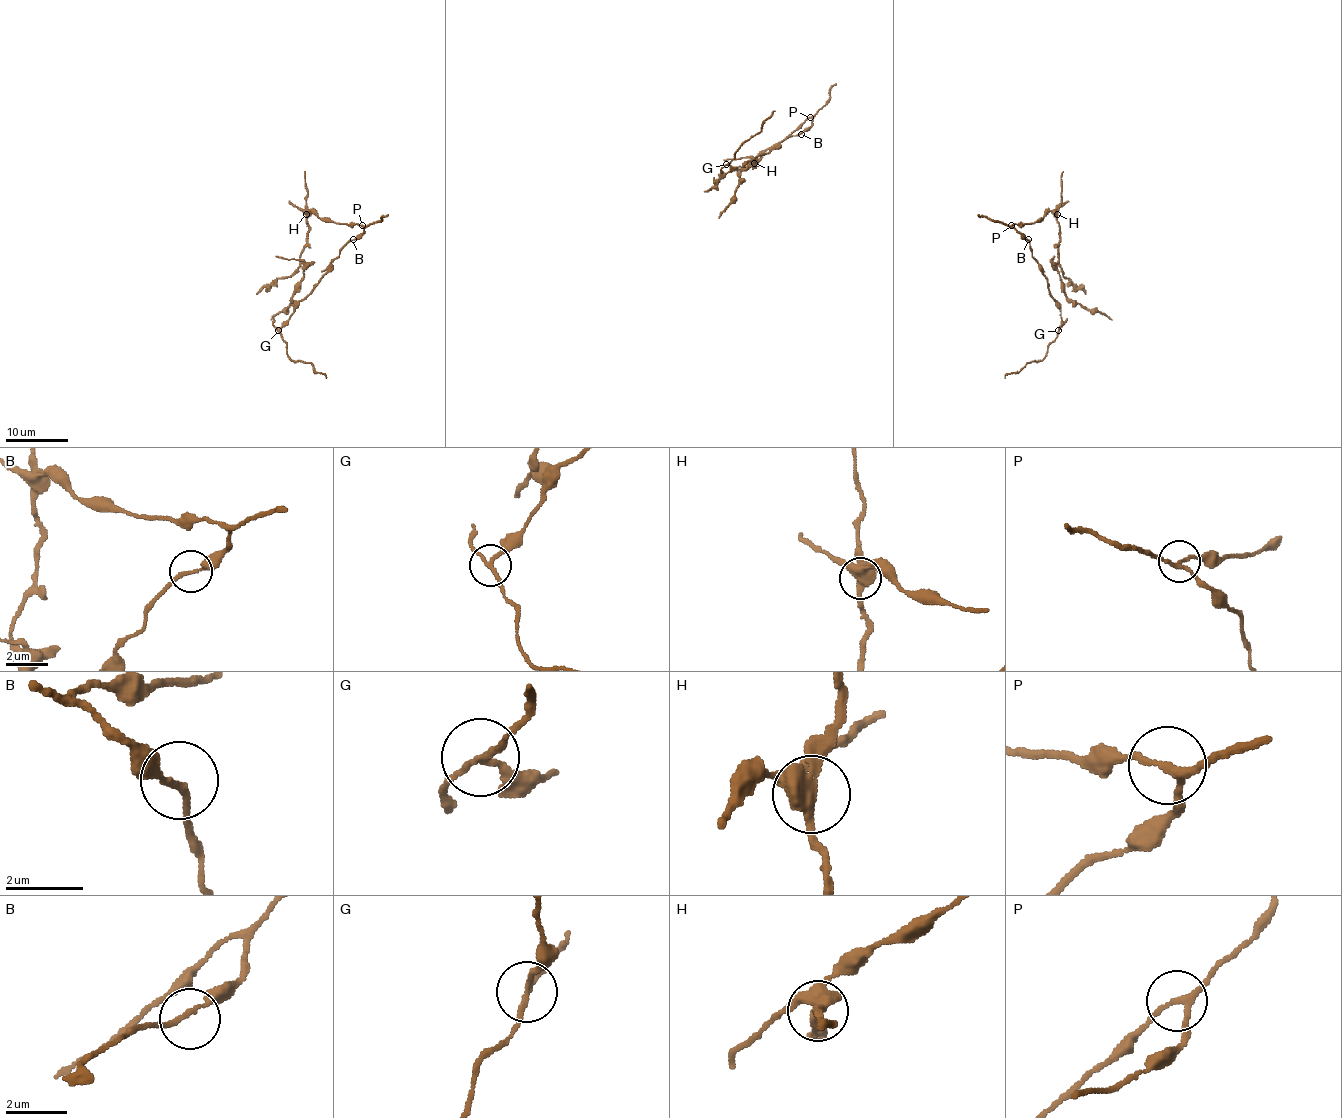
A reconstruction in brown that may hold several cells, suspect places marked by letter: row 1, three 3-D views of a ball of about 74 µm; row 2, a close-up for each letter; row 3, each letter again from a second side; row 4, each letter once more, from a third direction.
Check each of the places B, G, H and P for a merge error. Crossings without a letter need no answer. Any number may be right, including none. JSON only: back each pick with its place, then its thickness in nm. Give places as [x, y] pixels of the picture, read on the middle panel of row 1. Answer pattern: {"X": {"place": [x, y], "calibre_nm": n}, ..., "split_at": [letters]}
{"G": {"place": [726, 164], "calibre_nm": 140}, "H": {"place": [754, 163], "calibre_nm": 440}, "split_at": ["G", "H"]}

